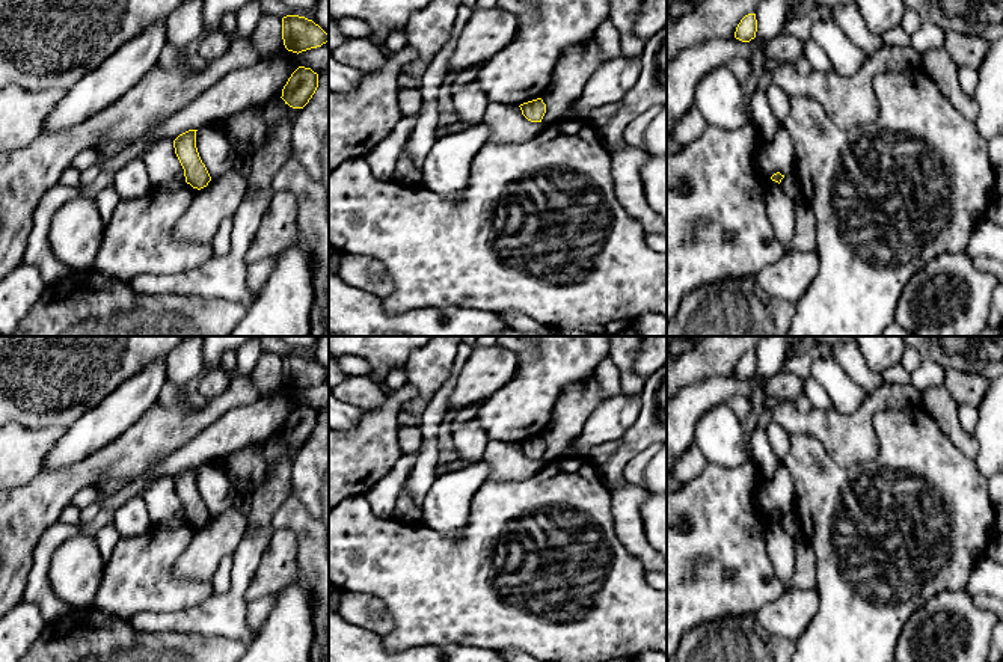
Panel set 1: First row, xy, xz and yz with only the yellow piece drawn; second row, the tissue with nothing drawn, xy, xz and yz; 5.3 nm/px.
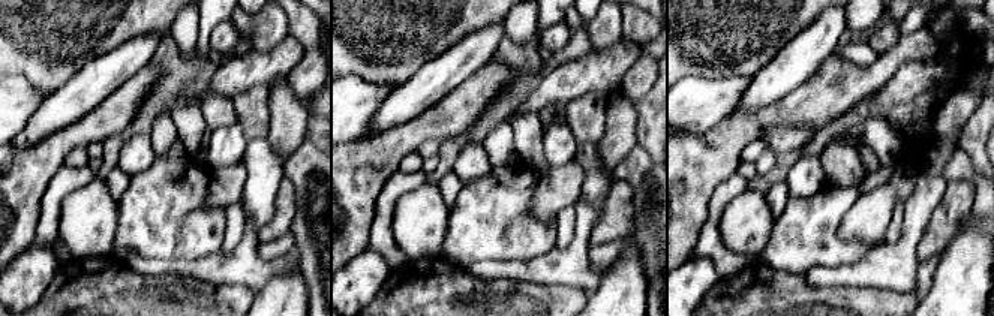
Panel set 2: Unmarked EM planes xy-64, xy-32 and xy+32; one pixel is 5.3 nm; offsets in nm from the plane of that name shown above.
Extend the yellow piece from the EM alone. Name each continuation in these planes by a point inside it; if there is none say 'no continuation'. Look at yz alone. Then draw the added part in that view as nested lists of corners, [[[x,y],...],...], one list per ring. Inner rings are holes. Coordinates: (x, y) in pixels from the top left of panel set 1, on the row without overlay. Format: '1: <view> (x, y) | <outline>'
no continuation

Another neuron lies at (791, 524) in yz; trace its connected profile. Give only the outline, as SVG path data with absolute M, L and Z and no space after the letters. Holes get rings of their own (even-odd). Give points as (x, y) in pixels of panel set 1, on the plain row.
M790 511L790 513L786 513L783 517L781 517L781 526L783 529L792 537L792 538L798 538L798 537L802 537L802 532L801 532L801 522L799 522L799 517L795 511Z

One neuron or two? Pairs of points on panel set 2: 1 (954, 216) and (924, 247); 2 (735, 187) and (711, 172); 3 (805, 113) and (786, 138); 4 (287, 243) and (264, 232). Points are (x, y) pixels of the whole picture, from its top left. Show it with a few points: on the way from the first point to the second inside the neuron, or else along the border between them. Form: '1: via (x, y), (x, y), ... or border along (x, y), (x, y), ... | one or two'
1: via (946, 223), (931, 240) | one
2: border along (735, 171), (714, 190), (706, 211) | two
3: border along (814, 129), (771, 126), (762, 135) | two
4: border along (291, 232), (260, 244) | two

